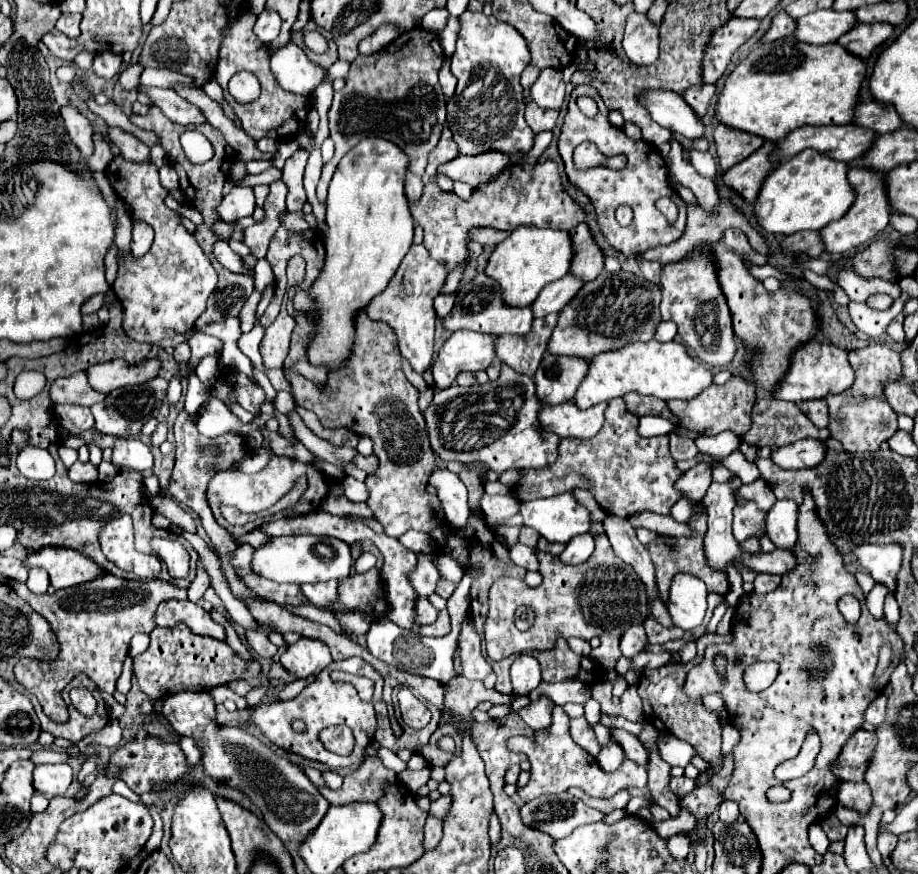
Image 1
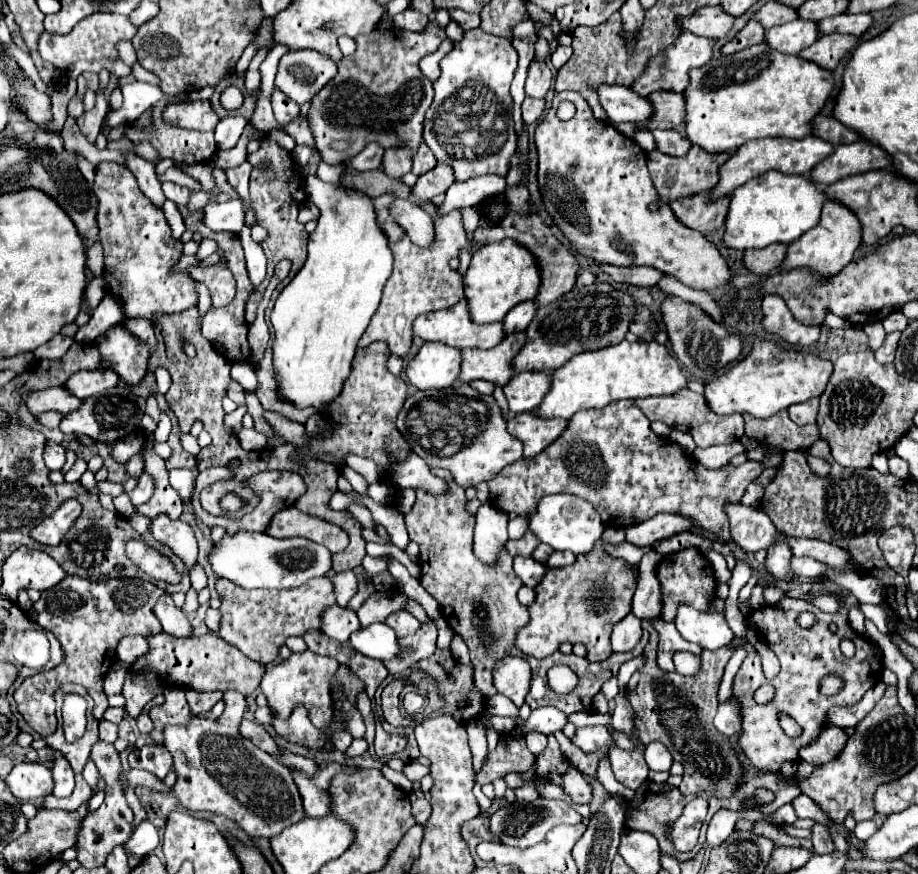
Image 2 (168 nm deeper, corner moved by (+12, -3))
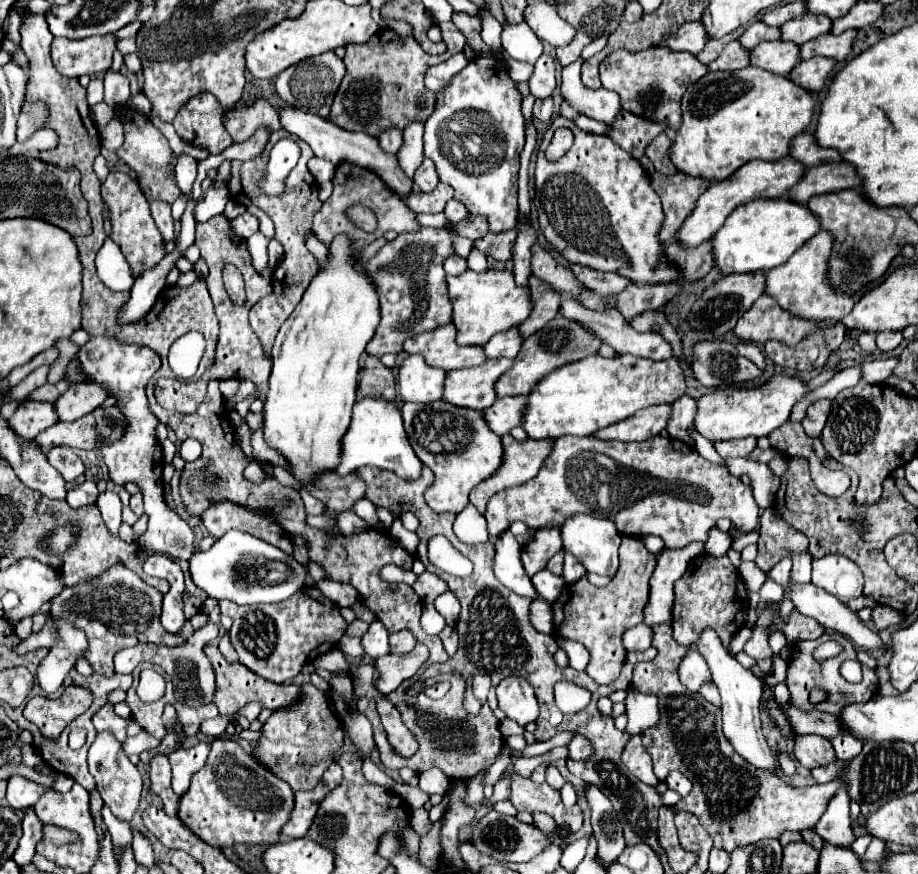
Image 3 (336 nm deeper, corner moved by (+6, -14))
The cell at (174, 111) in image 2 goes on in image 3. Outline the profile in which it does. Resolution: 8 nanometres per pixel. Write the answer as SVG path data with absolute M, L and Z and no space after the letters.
M260 99L250 109L240 107L234 109L234 113L226 111L224 127L228 129L234 141L246 141L262 127L266 127L270 133L278 131L280 123L278 123L276 109L266 99Z

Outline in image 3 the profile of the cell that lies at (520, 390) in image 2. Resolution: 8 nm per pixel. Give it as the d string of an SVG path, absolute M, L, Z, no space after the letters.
M502 397L502 399L496 399L488 409L484 409L482 417L486 419L486 425L490 427L490 431L502 437L512 427L522 423L524 409L526 409L524 397Z

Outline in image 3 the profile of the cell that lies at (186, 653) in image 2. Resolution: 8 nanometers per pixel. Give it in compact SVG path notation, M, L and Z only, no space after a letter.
M208 645L204 651L206 651L208 659L214 665L216 685L218 685L218 691L216 691L216 697L214 697L214 705L220 709L220 715L234 717L250 701L262 701L264 707L270 709L270 711L280 711L284 707L290 707L294 703L298 703L298 699L302 695L302 687L300 685L276 685L276 683L270 683L270 681L262 679L260 675L254 675L252 671L242 667L242 663L228 663L216 645Z

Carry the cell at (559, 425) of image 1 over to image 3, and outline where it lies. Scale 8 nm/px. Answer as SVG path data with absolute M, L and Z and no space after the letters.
M504 435L502 447L504 447L502 467L494 475L490 475L490 479L478 483L474 491L470 491L470 503L476 505L480 513L486 511L486 503L494 493L530 481L542 467L542 459L550 455L552 441L526 439L518 443L512 435Z

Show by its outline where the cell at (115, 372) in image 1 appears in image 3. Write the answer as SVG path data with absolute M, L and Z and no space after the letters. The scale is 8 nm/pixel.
M74 383L70 391L62 393L54 401L58 421L76 421L100 407L106 397L106 391L96 383Z

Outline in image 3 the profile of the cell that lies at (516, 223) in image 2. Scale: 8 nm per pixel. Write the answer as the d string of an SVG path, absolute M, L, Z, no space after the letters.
M534 275L530 277L530 299L534 299L534 311L518 327L518 331L524 339L534 335L536 331L540 331L550 319L556 317L556 313L560 309L558 291L554 291L552 287L548 287L544 281L536 279Z

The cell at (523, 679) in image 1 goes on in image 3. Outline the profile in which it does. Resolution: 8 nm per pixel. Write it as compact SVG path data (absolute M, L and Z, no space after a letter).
M506 677L496 687L498 707L508 719L514 719L518 725L528 725L538 717L538 701L530 683L522 677Z

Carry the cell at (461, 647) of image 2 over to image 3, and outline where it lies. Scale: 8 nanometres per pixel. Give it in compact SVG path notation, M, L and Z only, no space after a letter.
M446 625L446 627L440 631L438 637L442 639L444 649L448 651L448 655L454 655L454 653L456 653L456 647L458 647L458 633L454 631L454 627Z

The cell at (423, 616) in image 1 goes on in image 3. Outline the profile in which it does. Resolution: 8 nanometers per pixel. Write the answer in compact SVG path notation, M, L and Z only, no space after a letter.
M398 631L390 635L390 653L394 655L404 655L408 651L412 651L416 645L414 637L410 635L410 631Z

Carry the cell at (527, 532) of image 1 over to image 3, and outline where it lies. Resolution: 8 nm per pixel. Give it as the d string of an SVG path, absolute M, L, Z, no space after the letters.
M560 525L554 529L540 527L534 531L532 539L522 547L522 565L526 573L532 577L534 573L542 571L552 555L556 555L562 549L562 537L560 537Z

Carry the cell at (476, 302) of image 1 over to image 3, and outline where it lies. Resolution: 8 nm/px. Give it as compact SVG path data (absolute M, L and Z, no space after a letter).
M452 323L436 327L434 331L420 333L404 343L406 353L418 353L432 367L442 367L444 371L476 367L486 361L482 347L460 347L456 343L456 329Z

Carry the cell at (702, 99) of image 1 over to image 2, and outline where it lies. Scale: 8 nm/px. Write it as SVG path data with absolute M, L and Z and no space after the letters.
M652 92L648 98L654 106L654 116L650 122L638 122L636 130L678 128L684 122L684 92Z

